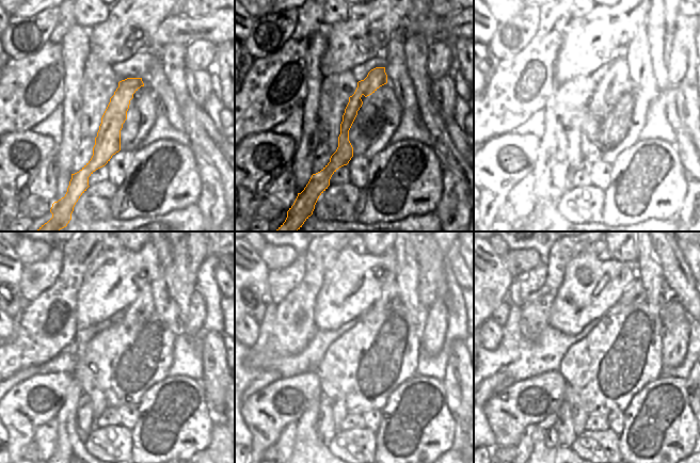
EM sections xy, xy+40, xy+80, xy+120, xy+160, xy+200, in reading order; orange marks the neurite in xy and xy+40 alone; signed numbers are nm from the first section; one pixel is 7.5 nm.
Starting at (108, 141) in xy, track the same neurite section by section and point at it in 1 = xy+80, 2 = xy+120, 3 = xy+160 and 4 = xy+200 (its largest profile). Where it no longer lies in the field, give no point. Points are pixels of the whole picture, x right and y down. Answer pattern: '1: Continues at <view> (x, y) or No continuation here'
1: Continues at xy+80 (618, 74)
2: Continues at xy+120 (144, 306)
3: Continues at xy+160 (390, 299)
4: Continues at xy+200 (635, 293)

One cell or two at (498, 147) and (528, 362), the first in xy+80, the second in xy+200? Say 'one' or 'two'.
two

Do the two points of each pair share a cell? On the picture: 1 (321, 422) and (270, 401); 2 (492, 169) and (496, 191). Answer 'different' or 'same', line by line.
1: different
2: same

